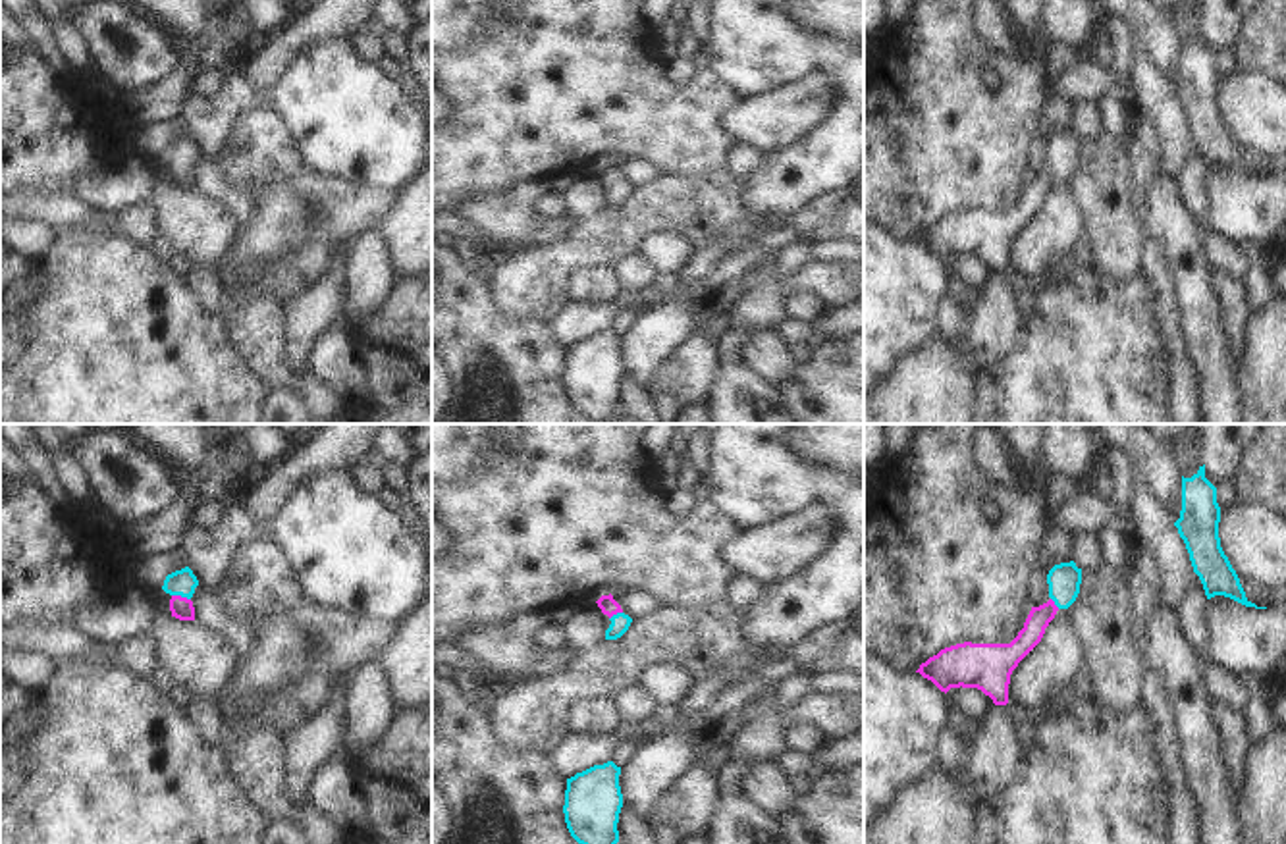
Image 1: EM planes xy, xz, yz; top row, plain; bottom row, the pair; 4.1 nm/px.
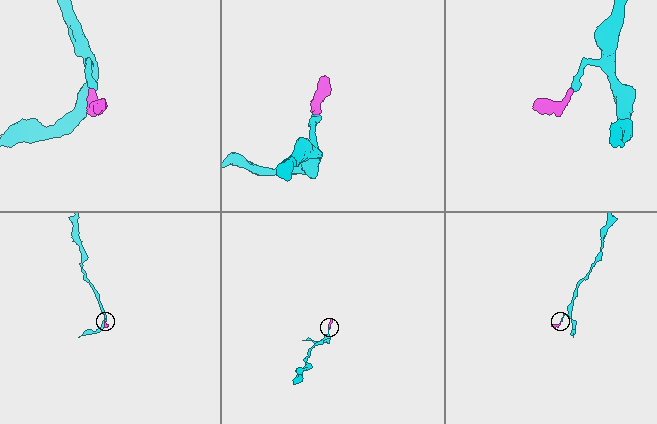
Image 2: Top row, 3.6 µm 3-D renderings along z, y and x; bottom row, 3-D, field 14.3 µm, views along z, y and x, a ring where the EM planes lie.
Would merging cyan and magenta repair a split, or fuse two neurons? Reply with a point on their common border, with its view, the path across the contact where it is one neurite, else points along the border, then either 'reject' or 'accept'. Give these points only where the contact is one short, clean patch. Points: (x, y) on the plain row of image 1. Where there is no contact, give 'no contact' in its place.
xy (182, 164) | across xy (182, 151), (182, 164), (182, 176) | accept

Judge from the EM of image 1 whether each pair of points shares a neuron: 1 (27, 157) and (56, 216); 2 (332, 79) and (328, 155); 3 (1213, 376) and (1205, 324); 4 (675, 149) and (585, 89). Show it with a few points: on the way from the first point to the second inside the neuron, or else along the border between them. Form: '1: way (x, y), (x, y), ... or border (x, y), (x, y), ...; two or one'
1: border (20, 191), (64, 193); two
2: way (332, 99), (332, 135); one
3: way (1213, 363), (1205, 338); one
4: way (652, 126), (629, 110), (608, 108); one

